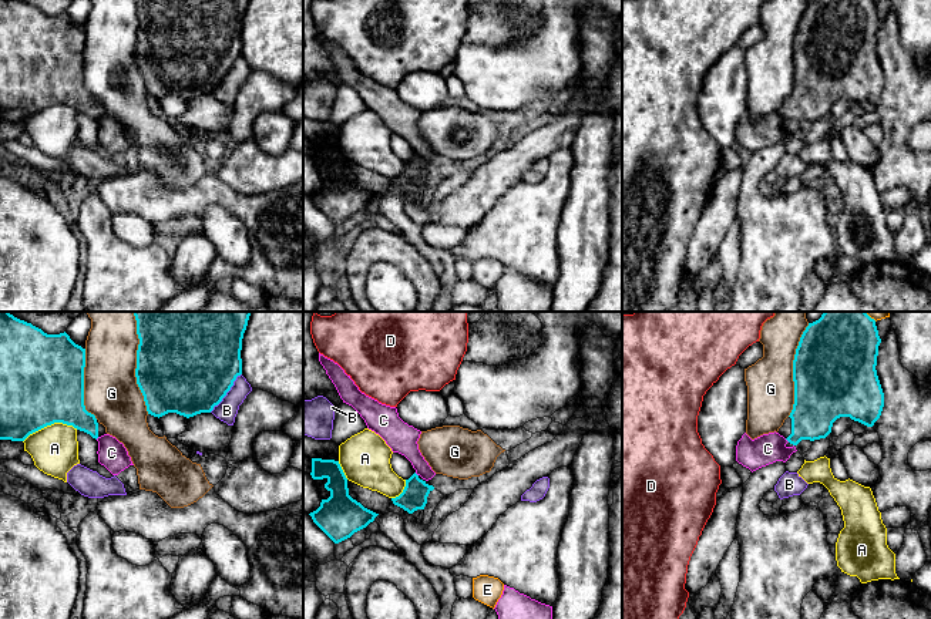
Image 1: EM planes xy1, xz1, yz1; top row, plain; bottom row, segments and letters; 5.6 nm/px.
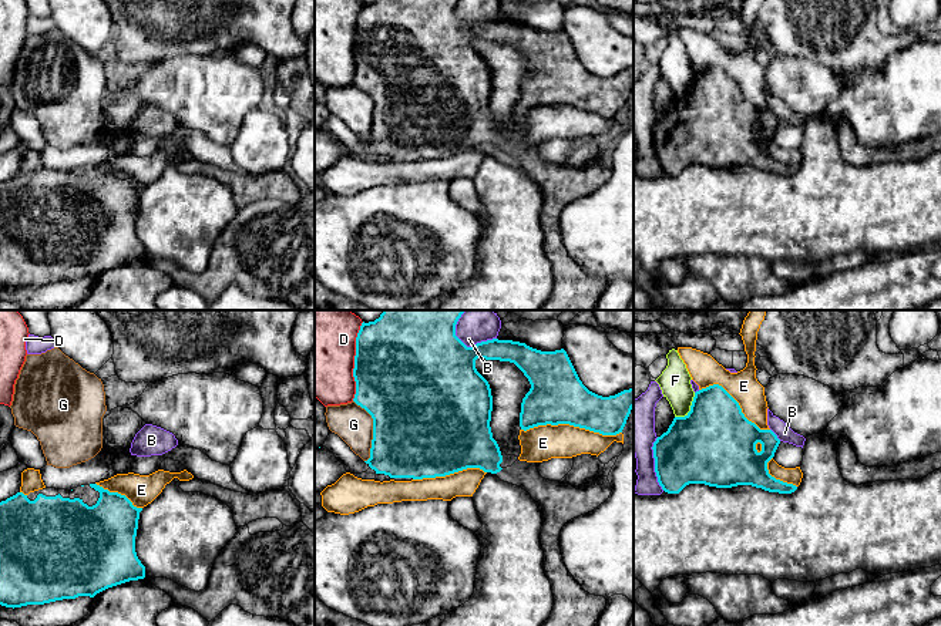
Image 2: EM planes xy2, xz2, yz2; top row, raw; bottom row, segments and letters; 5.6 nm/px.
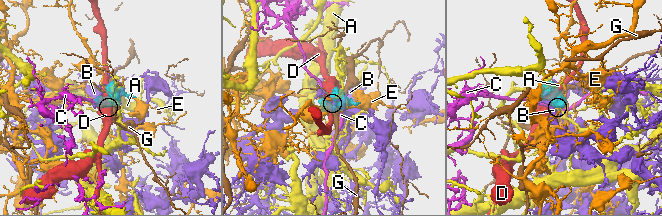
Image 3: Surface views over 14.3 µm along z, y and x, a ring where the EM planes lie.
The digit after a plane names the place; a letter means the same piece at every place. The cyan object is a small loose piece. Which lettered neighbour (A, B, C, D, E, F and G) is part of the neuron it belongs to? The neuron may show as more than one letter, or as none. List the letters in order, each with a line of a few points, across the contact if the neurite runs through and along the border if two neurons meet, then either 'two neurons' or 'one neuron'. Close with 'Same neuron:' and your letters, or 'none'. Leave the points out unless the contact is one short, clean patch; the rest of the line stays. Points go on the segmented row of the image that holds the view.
A: two neurons
B: two neurons
C: line yz1 (785, 438), (789, 441); two neurons
D: two neurons
E: two neurons
F: two neurons
G: two neurons
Same neuron: none

